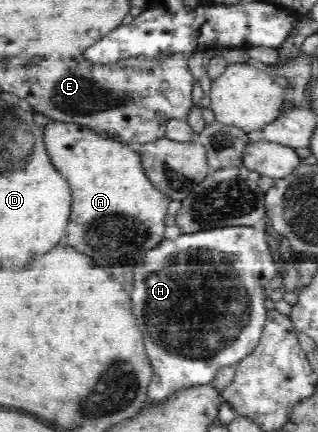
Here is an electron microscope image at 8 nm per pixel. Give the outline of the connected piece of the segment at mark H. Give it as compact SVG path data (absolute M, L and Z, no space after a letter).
M235 225L216 227L216 229L197 231L196 233L183 233L176 239L161 241L156 249L146 252L146 255L143 257L144 261L136 264L134 270L134 277L136 277L134 279L134 291L130 293L132 305L134 305L132 313L136 317L140 333L144 337L146 354L154 370L154 375L147 391L147 401L164 401L164 398L168 397L169 394L174 393L176 389L184 389L185 386L206 385L206 383L210 383L216 377L216 373L218 373L220 367L235 365L238 361L245 359L258 346L265 323L268 322L267 309L265 307L265 287L271 279L278 276L281 272L280 268L276 267L276 262L272 258L266 238L268 237L265 237L264 241L264 233L258 233L256 229L244 227L244 225L240 225L240 227L236 227Z

